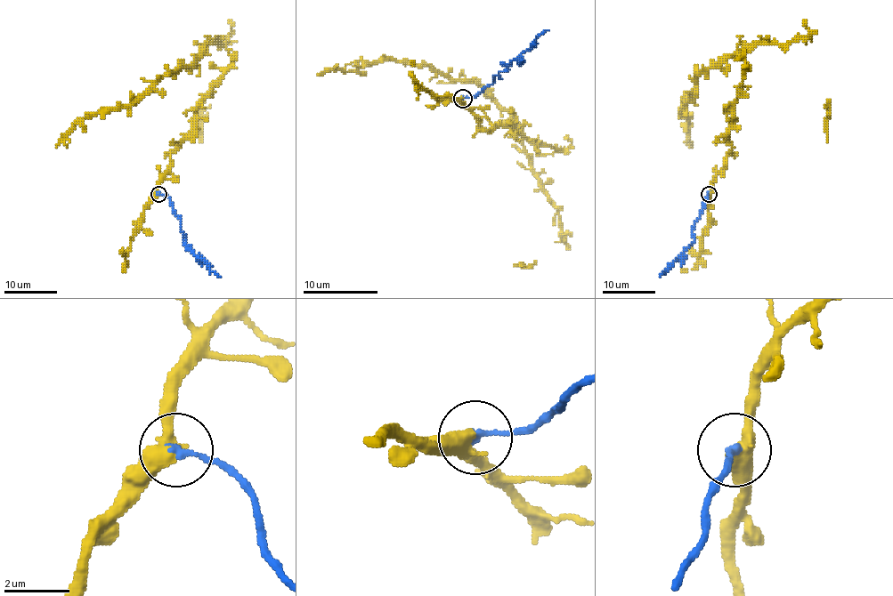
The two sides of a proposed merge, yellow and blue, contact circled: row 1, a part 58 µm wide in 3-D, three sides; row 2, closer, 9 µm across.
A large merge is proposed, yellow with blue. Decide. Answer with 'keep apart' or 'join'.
keep apart

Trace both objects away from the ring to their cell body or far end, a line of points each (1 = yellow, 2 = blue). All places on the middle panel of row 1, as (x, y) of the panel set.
1: (463, 98), (485, 129), (510, 125), (555, 150), (541, 154), (472, 81), (422, 64), (317, 75)
2: (463, 98), (474, 98), (493, 83), (495, 75), (500, 77), (499, 73), (549, 30)

